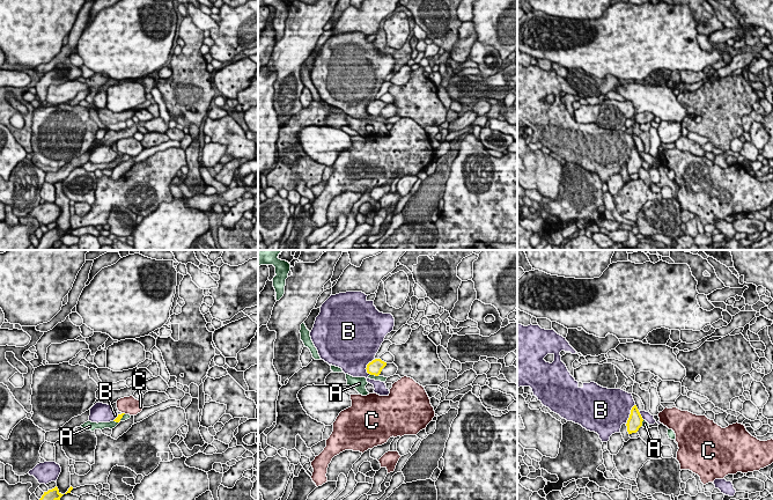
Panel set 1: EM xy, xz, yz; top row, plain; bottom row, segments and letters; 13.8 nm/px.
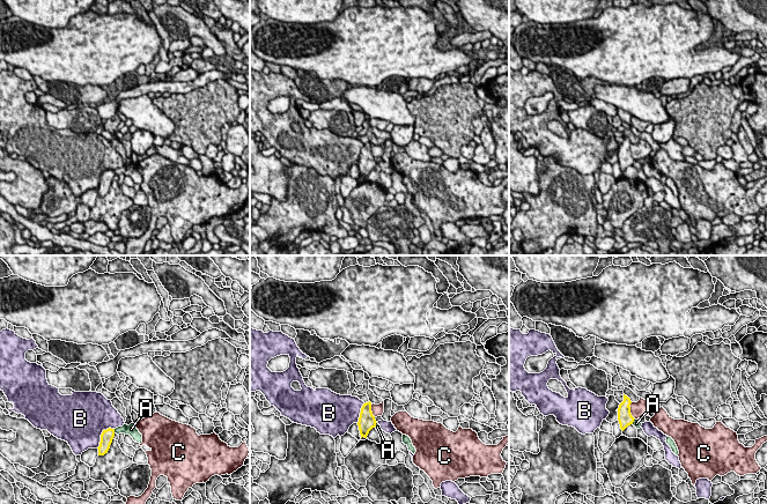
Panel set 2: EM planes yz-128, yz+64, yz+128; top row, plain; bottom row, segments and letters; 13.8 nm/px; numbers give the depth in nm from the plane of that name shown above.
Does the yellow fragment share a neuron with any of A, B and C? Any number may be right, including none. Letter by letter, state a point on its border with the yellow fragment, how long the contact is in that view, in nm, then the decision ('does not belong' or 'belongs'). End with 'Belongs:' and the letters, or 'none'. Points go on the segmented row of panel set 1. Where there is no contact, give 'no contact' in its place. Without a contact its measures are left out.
A: xz (375, 375) | 130 nm | does not belong
B: xz (367, 366) | 240 nm | does not belong
C: xy (124, 413) | 70 nm | does not belong
Belongs: none

